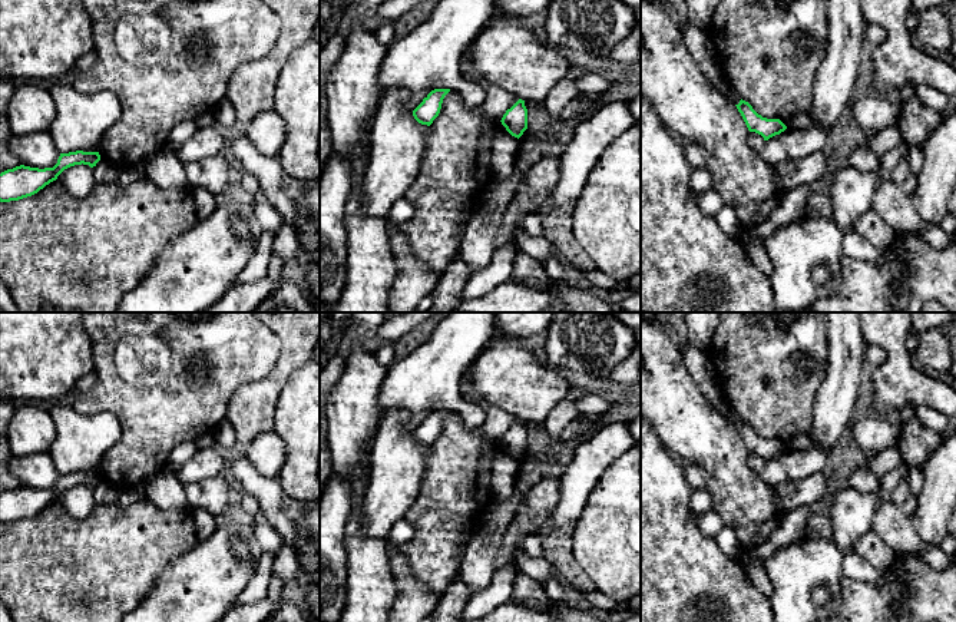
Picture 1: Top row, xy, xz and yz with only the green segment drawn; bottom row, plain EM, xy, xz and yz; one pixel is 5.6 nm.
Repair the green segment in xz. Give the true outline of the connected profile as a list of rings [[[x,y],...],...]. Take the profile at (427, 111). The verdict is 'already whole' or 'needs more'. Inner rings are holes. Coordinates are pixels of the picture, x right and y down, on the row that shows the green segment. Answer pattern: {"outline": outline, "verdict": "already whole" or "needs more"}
{"outline": [[[434,89],[431,90],[423,102],[413,110],[414,119],[430,126],[433,120],[439,116],[444,96],[450,89]]], "verdict": "already whole"}

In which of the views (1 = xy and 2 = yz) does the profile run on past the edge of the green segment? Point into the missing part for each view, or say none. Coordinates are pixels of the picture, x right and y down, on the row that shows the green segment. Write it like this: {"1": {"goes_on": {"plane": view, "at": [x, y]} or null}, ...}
{"1": {"goes_on": null}, "2": {"goes_on": null}}

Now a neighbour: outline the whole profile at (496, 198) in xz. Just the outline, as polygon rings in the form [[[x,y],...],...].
[[[515,163],[513,173],[507,181],[505,181],[500,185],[494,185],[494,186],[490,185],[483,192],[474,212],[483,216],[490,216],[496,212],[505,211],[513,201],[522,181],[523,181],[523,173]]]

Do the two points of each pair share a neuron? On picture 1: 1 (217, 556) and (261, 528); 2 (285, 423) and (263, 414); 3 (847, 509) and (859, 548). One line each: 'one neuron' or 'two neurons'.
1: two neurons
2: two neurons
3: two neurons

